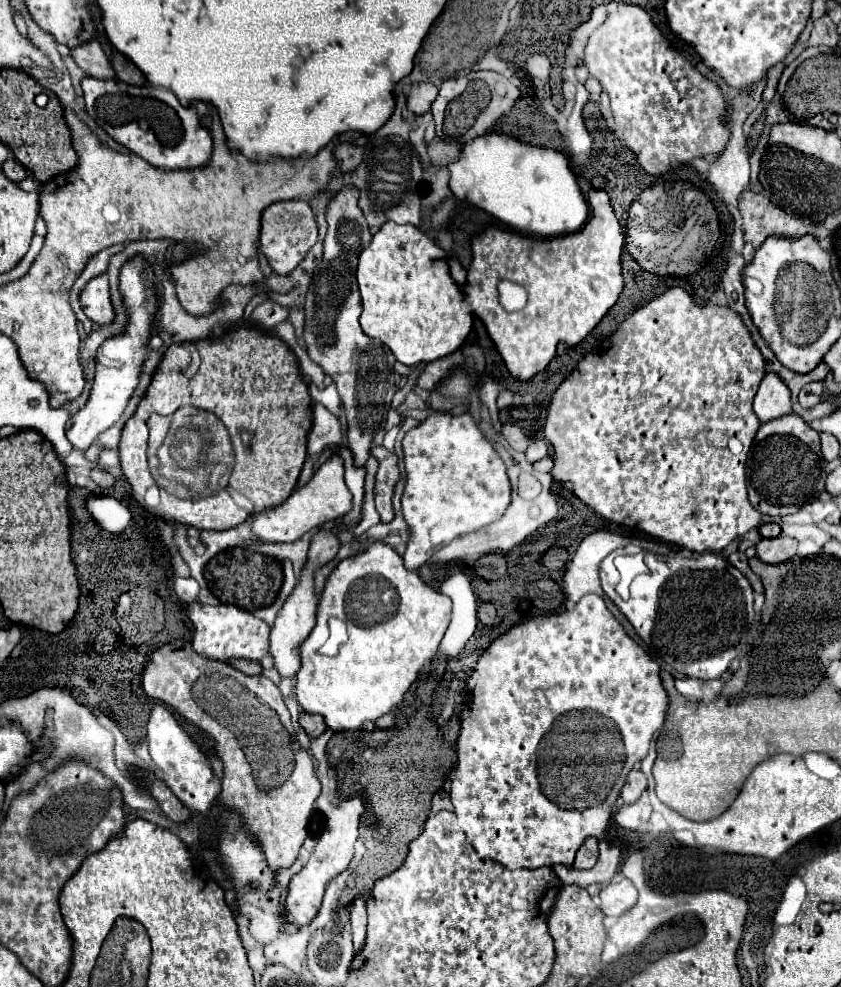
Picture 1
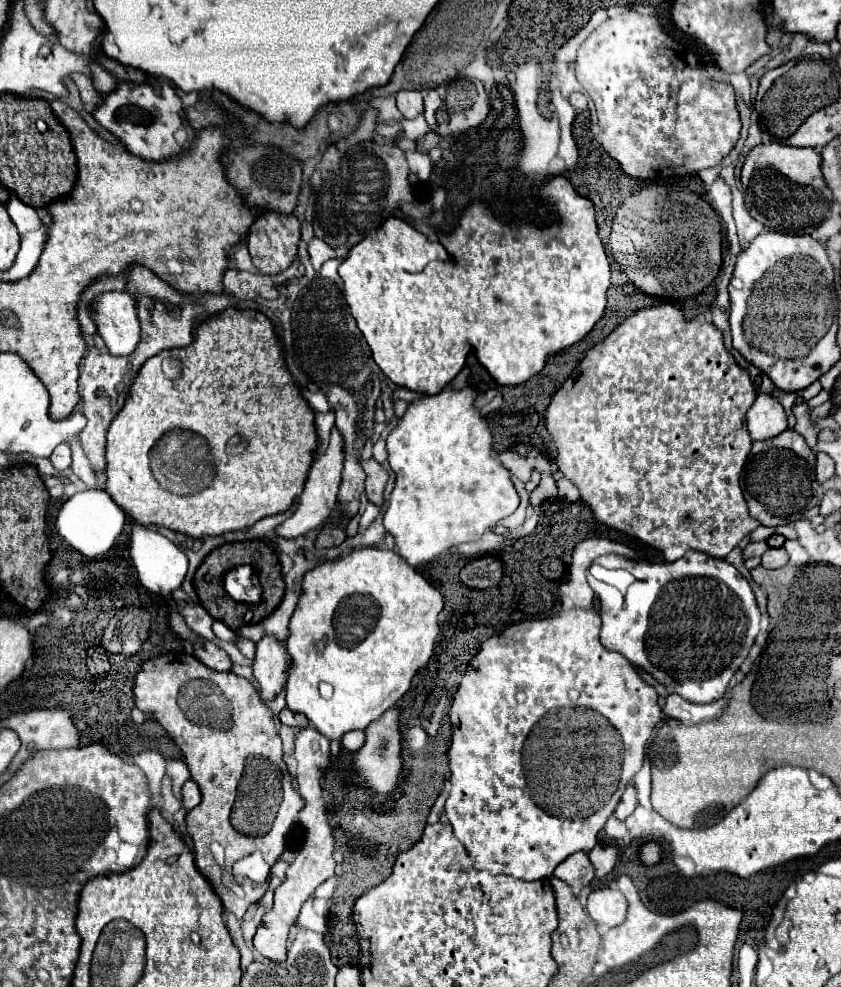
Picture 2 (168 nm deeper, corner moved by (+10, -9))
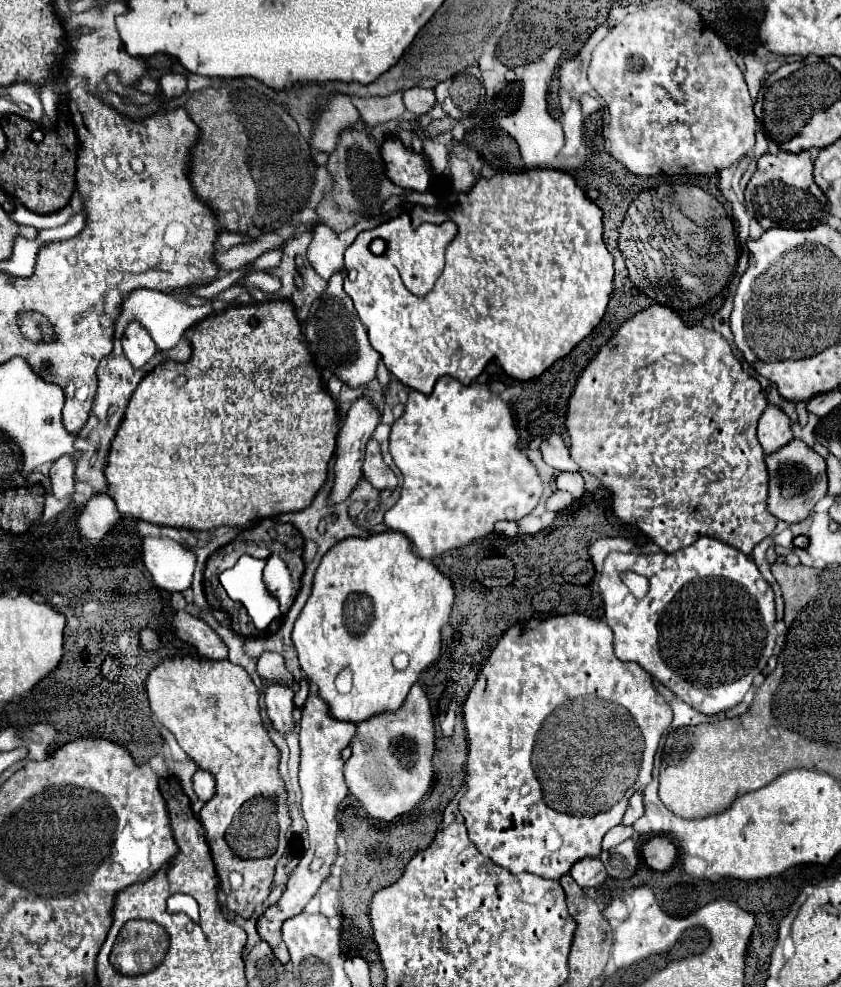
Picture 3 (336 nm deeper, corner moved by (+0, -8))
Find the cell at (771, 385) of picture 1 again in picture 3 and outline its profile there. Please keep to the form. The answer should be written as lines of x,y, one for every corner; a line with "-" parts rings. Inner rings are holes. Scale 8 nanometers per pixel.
768,405
758,423
758,441
764,453
770,455
780,447
784,447
786,443
790,443
792,439
794,439
792,423
788,421
788,417
784,417
784,413

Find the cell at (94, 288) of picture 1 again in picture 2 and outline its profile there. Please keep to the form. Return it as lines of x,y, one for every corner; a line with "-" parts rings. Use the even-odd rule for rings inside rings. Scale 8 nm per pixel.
102,292
90,302
90,318
96,322
98,336
104,340
110,354
130,354
140,340
140,324
136,318
134,298
126,292

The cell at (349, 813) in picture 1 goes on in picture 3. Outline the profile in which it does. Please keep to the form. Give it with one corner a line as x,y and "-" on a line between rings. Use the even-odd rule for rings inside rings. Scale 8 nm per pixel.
310,693
304,707
302,707
302,719
300,719
300,789
302,789
302,811
306,819
306,829
310,837
310,849
300,859
298,867
288,879
288,885
280,897
280,901
274,907
268,907
264,915
256,921
258,933
264,941
268,941
276,953
276,957
282,963
288,963
288,949
280,937
282,923
304,911
306,903
314,897
322,881
330,875
330,865
336,859
336,835
338,835
338,805
348,795
348,787
344,783
344,759
340,757
340,751
350,743
350,739
356,735
356,727
348,721
338,721
330,715
330,707
322,701
318,693

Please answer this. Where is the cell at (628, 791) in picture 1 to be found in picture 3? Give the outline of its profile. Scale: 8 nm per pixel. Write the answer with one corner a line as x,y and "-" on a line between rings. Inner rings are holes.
634,793
630,797
630,803
628,803
628,809
626,809
626,815
622,819
622,825
634,825
636,819
640,819
644,815
644,803
642,803
642,793

